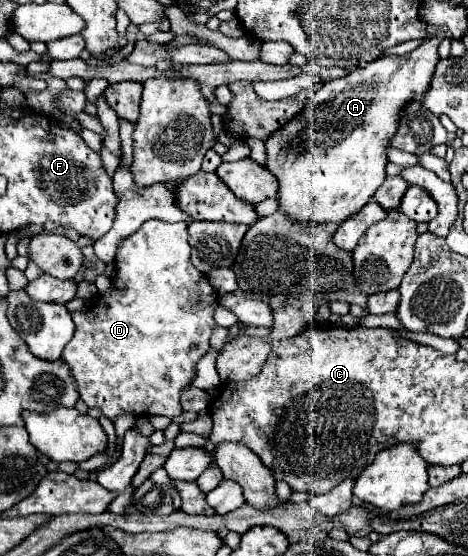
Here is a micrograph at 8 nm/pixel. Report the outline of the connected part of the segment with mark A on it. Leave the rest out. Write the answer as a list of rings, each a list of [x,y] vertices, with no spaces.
[[[439,32],[435,38],[427,38],[419,48],[405,56],[381,56],[365,66],[355,68],[343,78],[325,82],[305,104],[305,108],[285,124],[285,128],[277,130],[267,142],[267,168],[279,182],[279,208],[297,222],[337,222],[341,224],[349,216],[357,214],[373,196],[373,192],[385,180],[385,166],[389,162],[387,148],[397,134],[399,114],[405,108],[405,102],[421,100],[429,82],[433,78],[433,70],[439,62],[439,42],[447,34]]]

